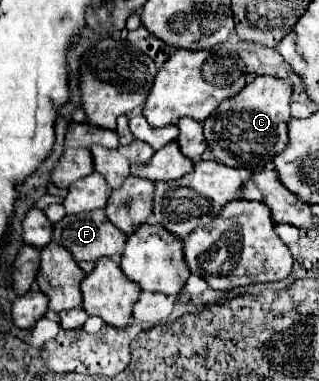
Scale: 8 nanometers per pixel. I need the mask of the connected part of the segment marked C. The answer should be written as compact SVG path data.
M258 76L250 80L244 90L218 106L218 114L214 112L204 122L204 136L214 152L214 156L234 168L266 168L274 160L274 156L286 150L288 144L288 120L292 104L292 84L274 76Z

